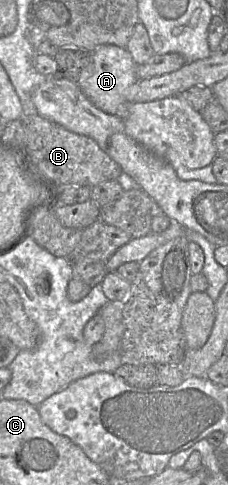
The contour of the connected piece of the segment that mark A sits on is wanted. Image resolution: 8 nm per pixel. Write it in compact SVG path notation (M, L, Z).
M99 45L91 52L91 63L83 70L80 87L89 100L105 113L127 116L127 94L132 86L139 81L136 73L137 64L127 48L116 45Z

